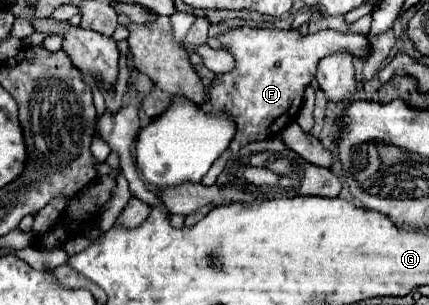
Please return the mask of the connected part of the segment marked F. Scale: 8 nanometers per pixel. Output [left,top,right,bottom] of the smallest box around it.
[202,28,372,186]

